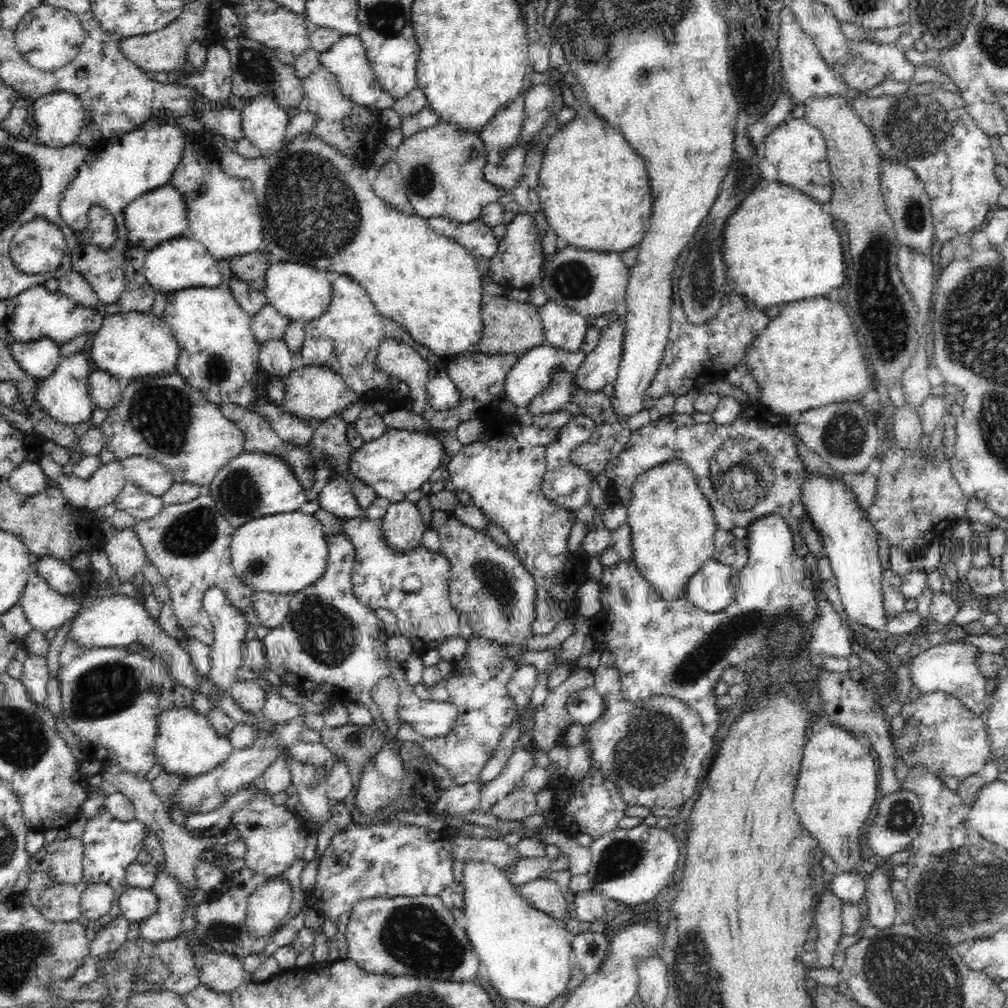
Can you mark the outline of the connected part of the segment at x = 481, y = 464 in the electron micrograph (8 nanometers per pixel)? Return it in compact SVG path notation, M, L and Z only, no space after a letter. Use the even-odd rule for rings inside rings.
M508 416L505 419L504 423L500 423L498 426L488 426L485 430L485 433L473 442L472 444L465 444L461 446L461 449L451 457L450 461L447 464L446 475L449 477L449 482L454 489L458 489L458 491L468 493L470 497L472 497L472 505L476 506L479 510L484 512L486 519L489 523L496 524L496 526L500 526L504 532L509 536L510 540L513 541L515 548L514 554L528 574L534 577L534 582L536 583L536 600L534 600L534 623L533 623L533 632L534 636L546 636L554 631L554 628L558 627L558 624L562 622L562 620L566 620L566 618L576 618L576 608L575 608L575 597L576 589L583 583L586 582L589 578L586 576L585 573L585 557L582 553L575 553L572 555L568 551L568 540L570 538L569 534L574 526L574 522L577 520L577 513L576 511L566 510L555 504L553 500L548 499L543 493L541 488L541 482L545 478L545 472L547 469L546 464L546 453L547 448L549 447L550 442L552 439L557 435L558 429L556 428L540 428L534 425L524 425L520 423L520 421L516 421L516 419L511 418Z

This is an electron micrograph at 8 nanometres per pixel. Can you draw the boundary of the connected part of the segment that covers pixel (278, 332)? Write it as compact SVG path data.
M266 303L251 317L251 332L254 333L259 343L280 339L283 338L290 321L287 316L282 316L274 306Z

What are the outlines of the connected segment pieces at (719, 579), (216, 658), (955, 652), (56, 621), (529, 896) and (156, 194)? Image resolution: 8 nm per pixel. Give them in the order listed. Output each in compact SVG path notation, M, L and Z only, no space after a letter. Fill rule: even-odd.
M711 559L685 585L686 597L696 608L708 613L719 612L734 600L738 571Z
M212 588L206 590L203 604L206 613L213 623L214 640L210 643L211 670L206 673L207 679L219 692L230 693L232 685L236 682L238 668L242 667L242 643L246 640L246 632L252 625L246 619L245 612L228 601L225 592Z
M952 640L948 643L941 642L916 657L910 657L908 665L904 666L908 668L911 684L914 684L921 694L944 692L960 699L964 707L976 715L983 715L986 708L987 679L978 670L977 656L981 652L974 645Z
M37 573L31 574L18 600L28 623L36 631L58 630L81 611L82 598L58 594Z
M538 877L526 884L514 884L514 887L532 908L537 908L556 920L570 920L568 900L556 880Z
M165 184L155 188L145 195L139 196L126 206L124 213L124 224L130 244L148 250L157 246L162 241L184 236L192 239L193 235L188 226L186 212L186 201L184 195L175 186Z

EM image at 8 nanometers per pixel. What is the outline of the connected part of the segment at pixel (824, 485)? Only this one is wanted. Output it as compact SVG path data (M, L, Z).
M810 472L803 481L801 499L824 545L824 557L832 563L839 597L849 621L878 632L886 630L889 618L884 611L881 585L884 570L878 556L878 535L868 514L858 507L854 493L842 481L825 478L820 473Z

